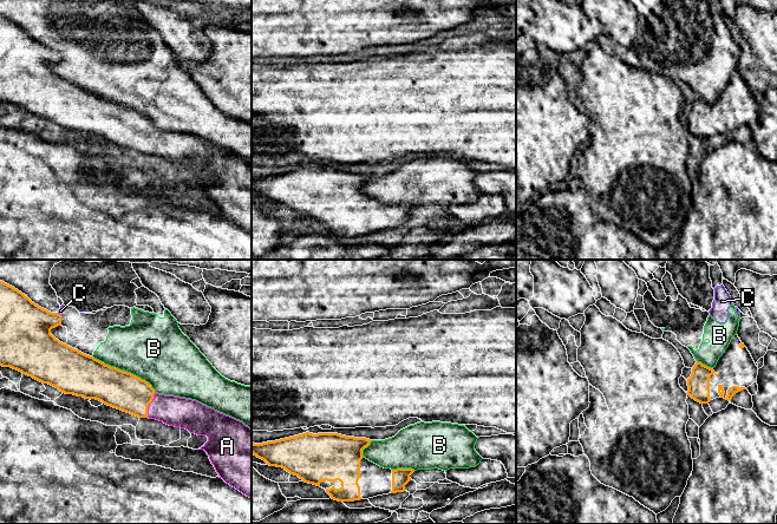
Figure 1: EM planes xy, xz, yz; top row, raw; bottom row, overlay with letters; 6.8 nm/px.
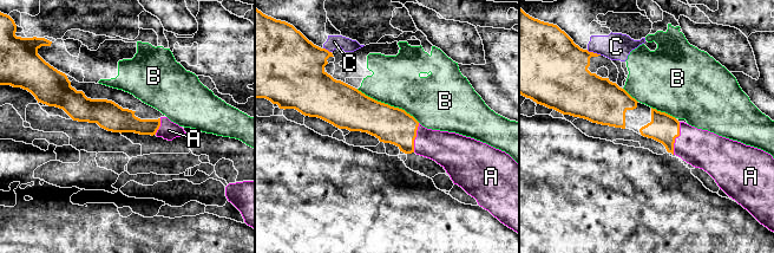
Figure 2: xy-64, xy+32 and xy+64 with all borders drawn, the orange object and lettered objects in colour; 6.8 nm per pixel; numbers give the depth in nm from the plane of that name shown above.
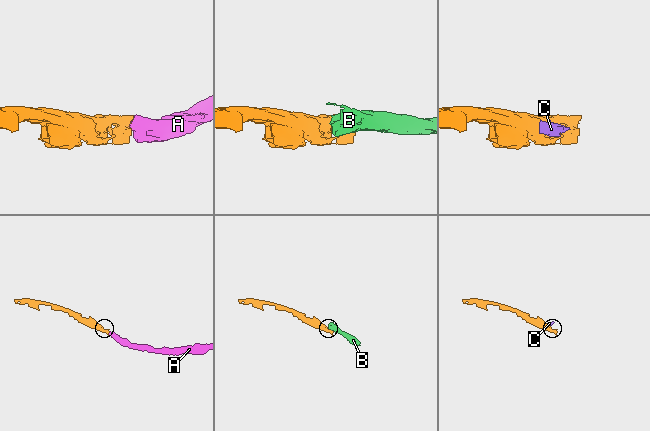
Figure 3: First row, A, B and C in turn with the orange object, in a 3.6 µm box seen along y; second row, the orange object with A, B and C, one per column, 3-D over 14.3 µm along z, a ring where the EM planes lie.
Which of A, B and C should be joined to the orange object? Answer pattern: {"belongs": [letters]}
{"belongs": ["A"]}

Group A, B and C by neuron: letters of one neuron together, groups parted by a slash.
A / B C

